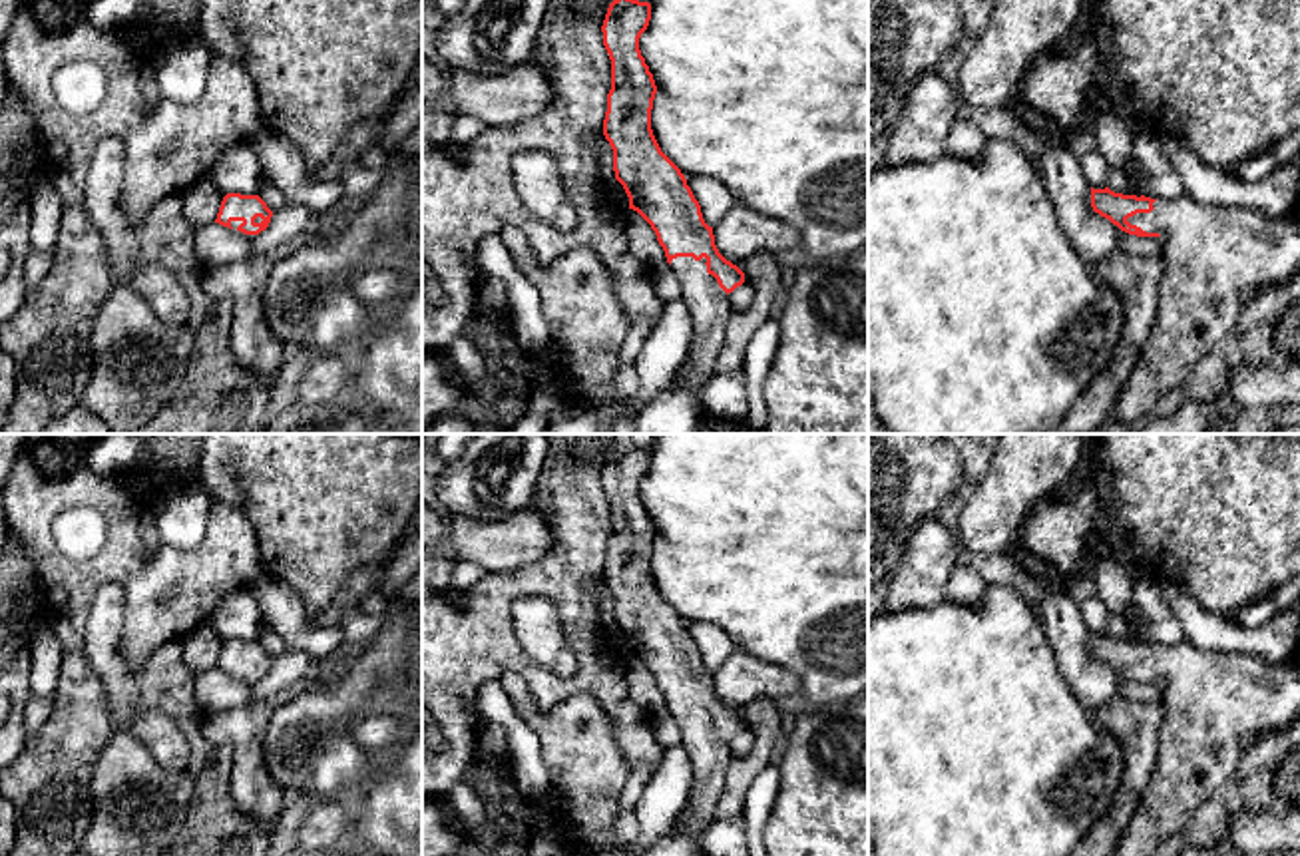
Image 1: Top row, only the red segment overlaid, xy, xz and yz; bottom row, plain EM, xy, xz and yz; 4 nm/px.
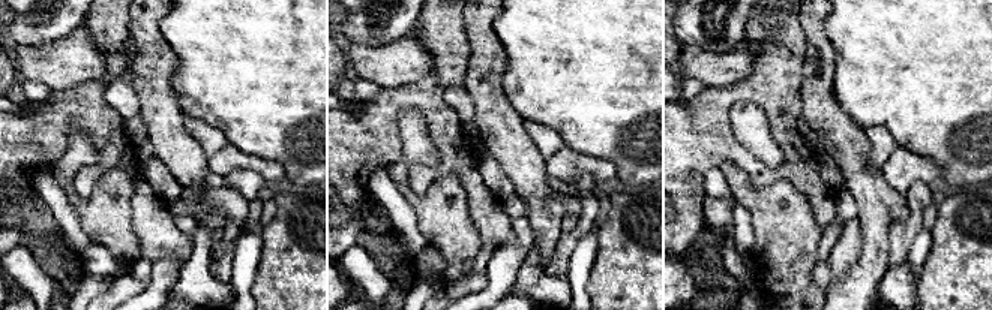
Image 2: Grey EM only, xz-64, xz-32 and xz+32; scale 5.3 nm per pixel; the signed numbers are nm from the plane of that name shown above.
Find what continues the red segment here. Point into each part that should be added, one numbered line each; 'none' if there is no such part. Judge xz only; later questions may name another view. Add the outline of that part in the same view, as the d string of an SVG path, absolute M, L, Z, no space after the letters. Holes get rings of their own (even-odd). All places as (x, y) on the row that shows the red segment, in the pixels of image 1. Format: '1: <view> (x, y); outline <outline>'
1: xz (677, 409); outline M705 257L671 261L681 281L681 301L691 315L691 344L673 380L635 416L635 434L711 434L713 422L697 392L717 372L733 307L717 279L707 273L705 263Z

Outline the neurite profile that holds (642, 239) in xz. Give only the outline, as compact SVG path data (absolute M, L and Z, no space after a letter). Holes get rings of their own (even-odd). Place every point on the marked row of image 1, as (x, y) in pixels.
M625 209L625 235L631 255L645 263L651 271L667 263L665 251L659 245L655 231L633 209Z

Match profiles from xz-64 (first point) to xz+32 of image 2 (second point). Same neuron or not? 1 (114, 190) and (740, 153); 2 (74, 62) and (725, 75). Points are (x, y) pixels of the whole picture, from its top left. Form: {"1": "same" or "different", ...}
{"1": "different", "2": "same"}

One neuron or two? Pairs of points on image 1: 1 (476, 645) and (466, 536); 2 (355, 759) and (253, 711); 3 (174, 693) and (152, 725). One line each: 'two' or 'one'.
1: two
2: two
3: two

